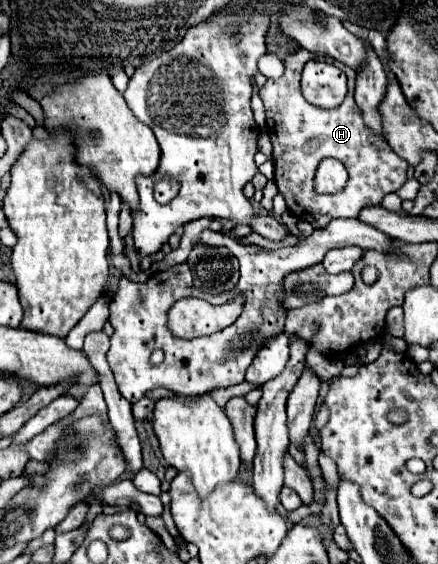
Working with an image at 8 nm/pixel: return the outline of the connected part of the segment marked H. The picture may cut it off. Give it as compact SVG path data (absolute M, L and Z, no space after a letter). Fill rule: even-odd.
M298 49L284 59L284 75L278 79L268 79L260 89L260 97L266 107L266 127L274 147L274 181L278 191L286 199L286 207L298 219L308 221L314 229L326 227L332 219L350 219L368 207L380 203L388 193L394 193L406 181L408 163L398 157L392 147L378 135L374 135L364 123L360 109L354 103L354 81L356 73L350 67L336 63L348 75L348 95L344 103L336 109L316 109L300 93L300 73L306 61L310 61L310 51ZM324 157L334 157L342 161L348 169L348 185L334 195L318 195L312 187L312 177L318 163Z

